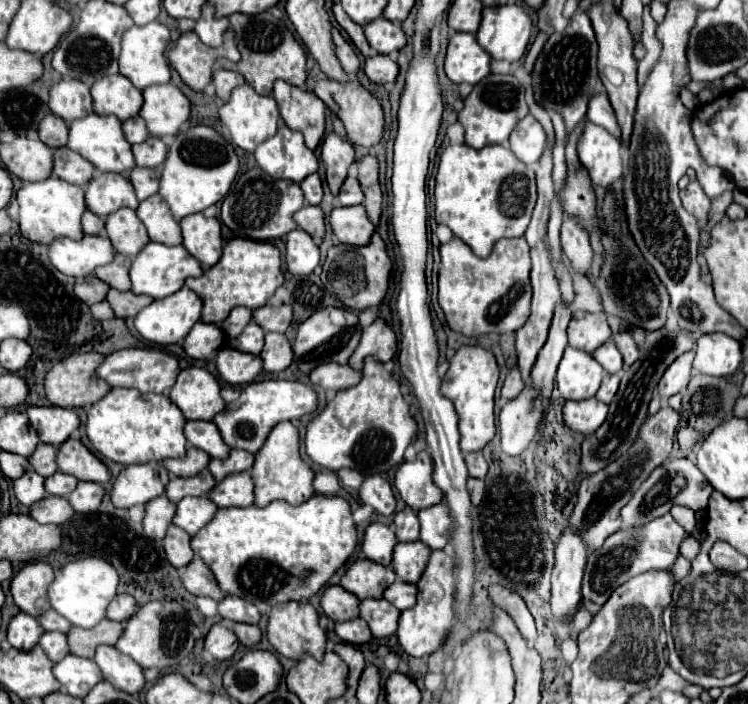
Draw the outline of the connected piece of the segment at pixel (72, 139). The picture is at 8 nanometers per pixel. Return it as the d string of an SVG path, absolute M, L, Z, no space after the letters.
M89 114L81 120L75 120L69 124L69 142L67 146L81 154L85 160L89 160L97 170L101 172L119 172L127 174L135 168L135 158L131 152L131 144L125 140L121 130L121 120L117 116L99 116Z

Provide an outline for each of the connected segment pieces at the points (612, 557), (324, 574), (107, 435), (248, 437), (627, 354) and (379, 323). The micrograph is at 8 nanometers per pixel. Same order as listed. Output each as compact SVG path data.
M671 514L655 518L643 526L617 530L613 536L609 536L609 540L605 540L601 548L589 554L583 576L583 598L595 604L605 604L611 592L629 578L647 570L669 570L675 564L679 546L687 536L689 534L673 520Z
M315 494L299 506L287 502L271 502L265 508L247 506L247 508L219 508L215 518L191 538L195 556L205 560L213 570L223 592L233 596L243 596L253 604L267 602L271 606L299 600L307 602L321 588L327 586L331 576L349 560L357 546L357 528L351 518L351 506L341 496L323 496Z
M113 388L107 396L103 396L99 402L95 402L87 410L87 436L91 444L105 456L111 458L113 462L119 462L123 466L131 464L143 464L143 462L159 462L165 458L181 458L187 452L187 440L183 434L185 426L185 416L183 412L165 396L161 394L141 394L137 390L127 390L127 388Z
M265 380L265 382L251 382L243 388L241 396L227 404L227 408L213 418L217 424L223 440L231 448L243 448L247 452L259 452L263 442L267 440L273 426L285 420L299 420L305 414L311 414L317 410L317 392L303 384L303 382L291 382L291 380Z
M615 332L613 340L615 340L615 344L617 344L617 348L619 348L621 356L623 356L625 366L631 366L639 356L639 348L637 348L631 332Z
M377 318L373 324L363 328L361 342L357 350L353 352L349 366L355 370L363 368L365 356L373 356L379 362L389 362L397 352L397 334L395 330L381 318Z

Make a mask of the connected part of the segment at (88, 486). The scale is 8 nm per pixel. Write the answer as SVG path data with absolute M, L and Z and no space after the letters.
M79 482L75 492L71 492L69 502L75 508L75 512L93 512L99 508L101 500L105 496L105 488L97 482Z

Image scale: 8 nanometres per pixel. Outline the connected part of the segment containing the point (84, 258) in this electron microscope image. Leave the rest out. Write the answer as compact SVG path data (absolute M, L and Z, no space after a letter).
M85 234L83 240L57 238L49 246L51 264L73 278L85 278L95 272L95 268L109 264L115 256L113 244L107 236Z

